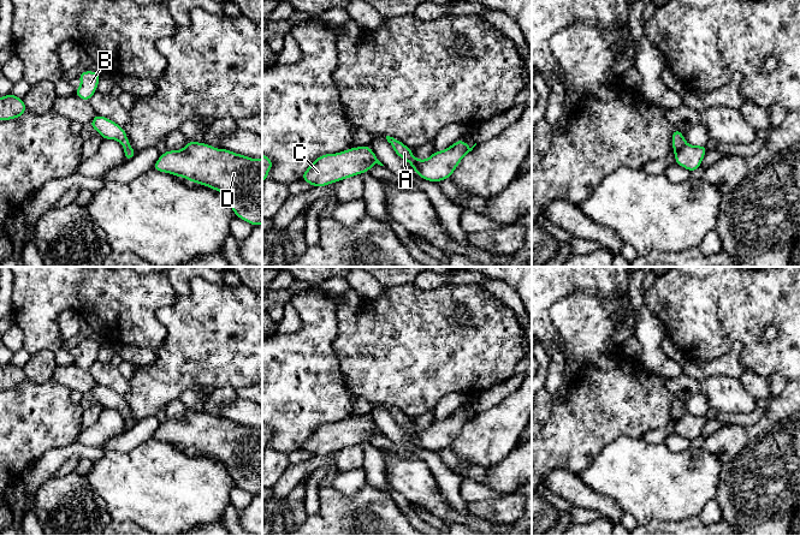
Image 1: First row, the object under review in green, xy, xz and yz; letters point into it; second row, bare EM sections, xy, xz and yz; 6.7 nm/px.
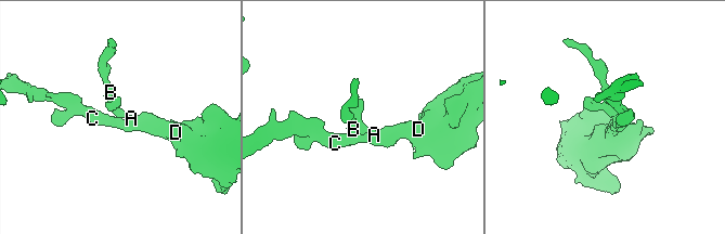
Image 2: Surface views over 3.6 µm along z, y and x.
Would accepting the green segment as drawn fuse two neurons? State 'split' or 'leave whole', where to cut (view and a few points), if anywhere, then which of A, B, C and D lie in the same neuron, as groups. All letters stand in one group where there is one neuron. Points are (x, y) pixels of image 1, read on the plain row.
leave whole; cut none; groups A B C D

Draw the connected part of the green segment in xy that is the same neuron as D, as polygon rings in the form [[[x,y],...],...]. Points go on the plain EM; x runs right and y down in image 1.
[[[189,410],[180,419],[161,423],[153,439],[183,446],[223,463],[235,484],[251,495],[262,494],[262,427],[251,428],[227,418]]]

